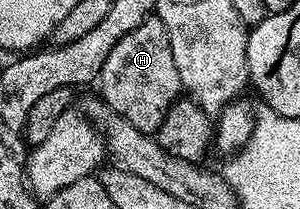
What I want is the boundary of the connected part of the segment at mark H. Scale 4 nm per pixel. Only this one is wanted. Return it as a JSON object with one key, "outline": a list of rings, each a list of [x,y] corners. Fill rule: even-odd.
{"outline":[[[158,16],[145,19],[129,32],[129,36],[117,40],[117,48],[109,52],[109,60],[105,60],[101,68],[98,86],[109,111],[120,114],[143,134],[154,135],[158,131],[163,111],[168,110],[183,90],[181,76],[177,76],[177,64],[173,64],[169,32]]]}

